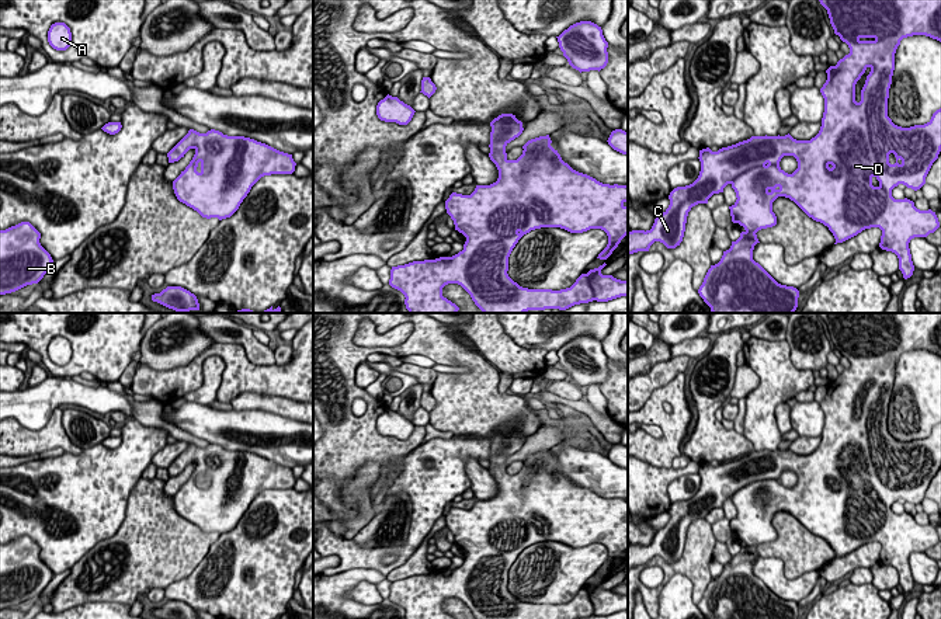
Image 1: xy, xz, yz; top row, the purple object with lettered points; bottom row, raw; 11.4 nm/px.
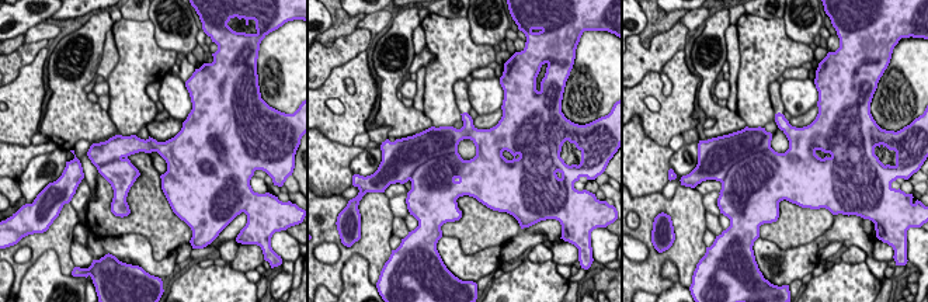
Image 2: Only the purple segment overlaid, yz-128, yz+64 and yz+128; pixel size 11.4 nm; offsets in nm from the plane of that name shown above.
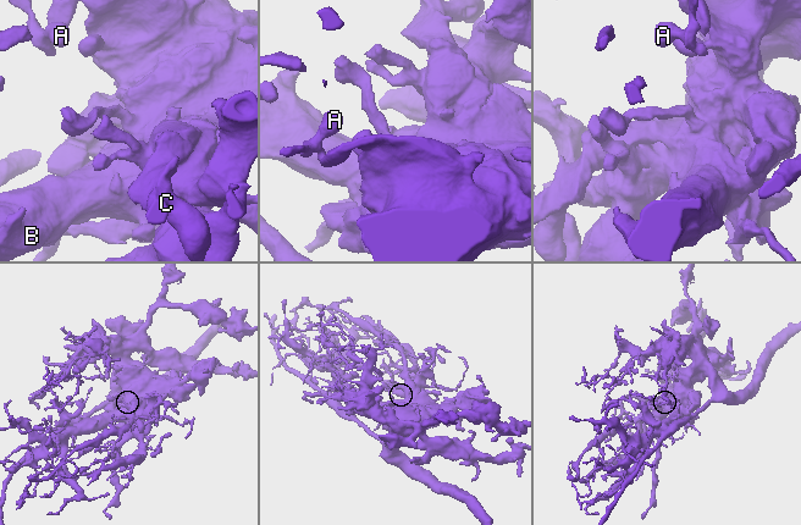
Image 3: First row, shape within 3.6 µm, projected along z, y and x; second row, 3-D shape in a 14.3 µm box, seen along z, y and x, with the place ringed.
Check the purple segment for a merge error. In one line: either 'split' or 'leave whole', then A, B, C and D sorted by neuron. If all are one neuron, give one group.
leave whole; groups A B C D

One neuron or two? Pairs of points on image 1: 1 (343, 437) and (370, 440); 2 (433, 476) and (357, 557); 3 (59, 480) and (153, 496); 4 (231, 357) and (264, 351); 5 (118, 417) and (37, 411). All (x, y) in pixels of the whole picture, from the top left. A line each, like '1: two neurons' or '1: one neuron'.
1: one neuron
2: one neuron
3: two neurons
4: two neurons
5: two neurons

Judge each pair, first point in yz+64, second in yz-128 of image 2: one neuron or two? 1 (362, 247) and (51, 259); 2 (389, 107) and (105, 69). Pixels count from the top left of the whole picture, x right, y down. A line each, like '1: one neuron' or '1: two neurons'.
1: two neurons
2: two neurons

